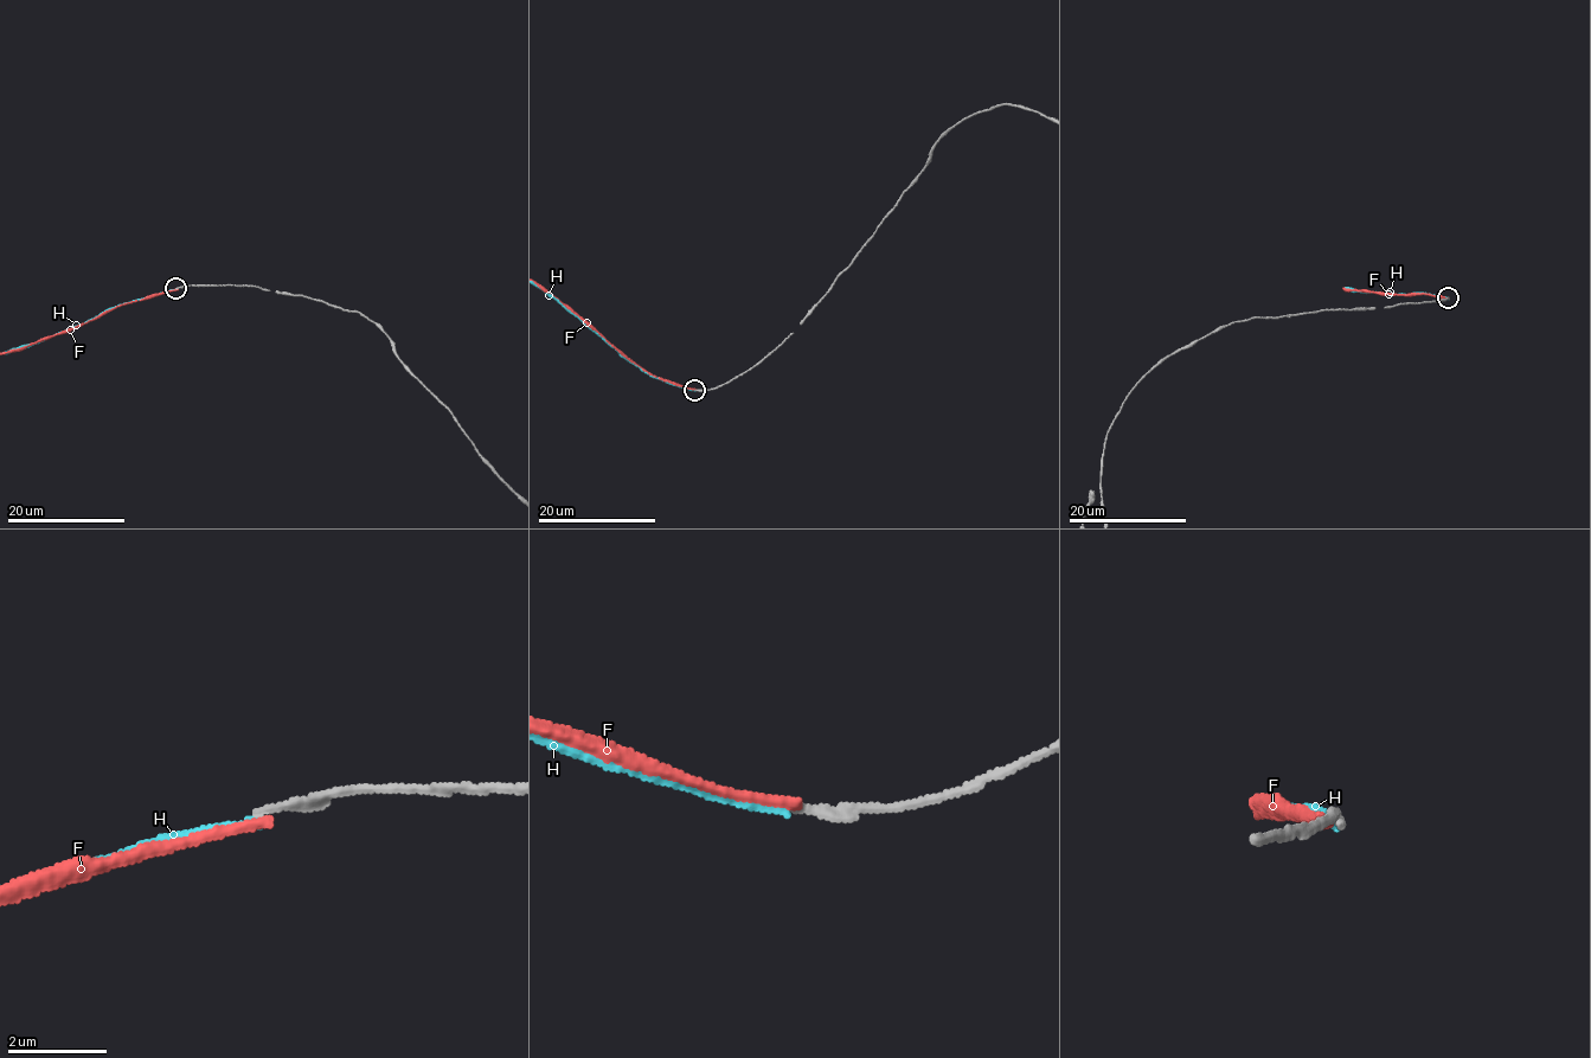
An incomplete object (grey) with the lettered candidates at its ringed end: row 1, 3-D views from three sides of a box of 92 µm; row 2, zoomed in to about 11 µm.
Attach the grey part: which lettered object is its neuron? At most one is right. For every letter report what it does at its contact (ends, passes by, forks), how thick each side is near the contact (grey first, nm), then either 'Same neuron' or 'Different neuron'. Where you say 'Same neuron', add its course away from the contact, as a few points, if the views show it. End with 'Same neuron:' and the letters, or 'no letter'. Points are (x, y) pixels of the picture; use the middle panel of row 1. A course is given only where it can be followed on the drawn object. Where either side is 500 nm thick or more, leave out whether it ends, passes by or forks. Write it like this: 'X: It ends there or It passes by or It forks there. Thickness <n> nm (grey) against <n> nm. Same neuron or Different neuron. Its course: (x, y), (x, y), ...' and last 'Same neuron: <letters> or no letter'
F: It ends there. Thickness 180 nm (grey) against 200 nm. Different neuron
H: It ends there. Thickness 160 nm (grey) against 160 nm. Different neuron
Same neuron: no letter

